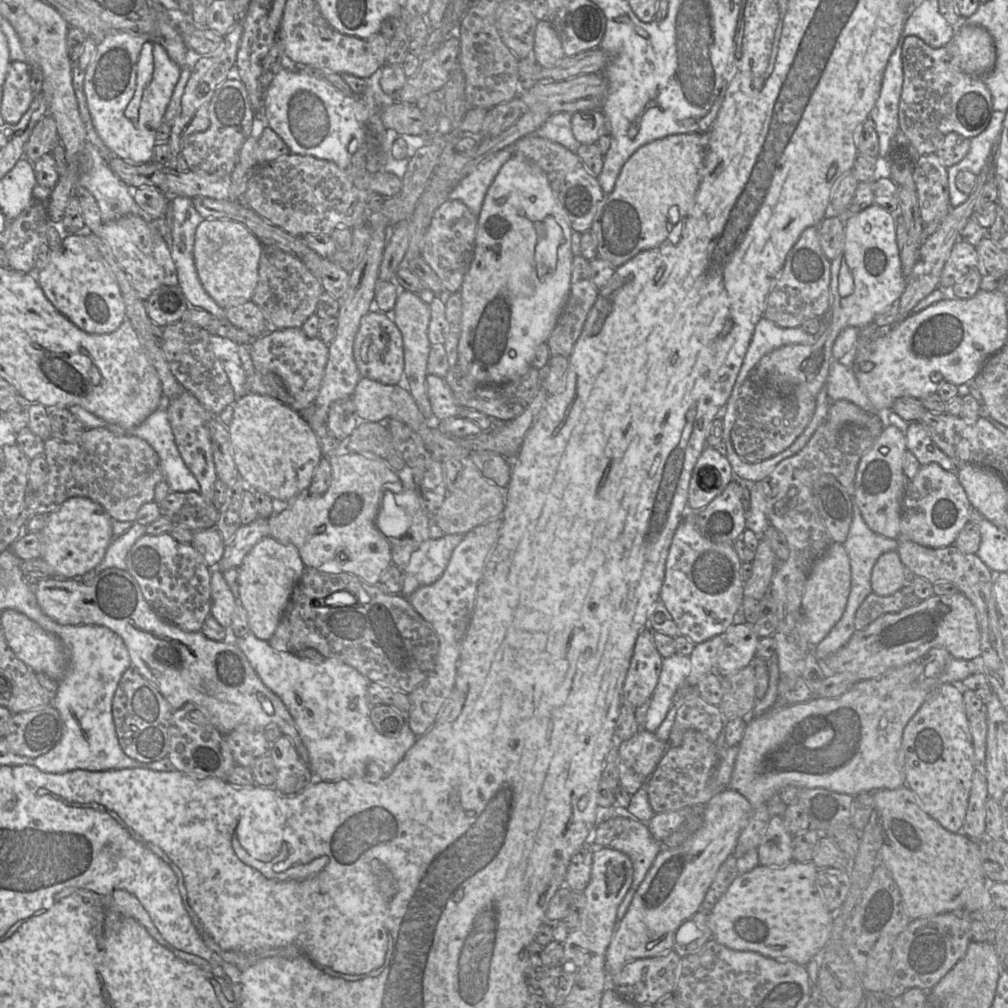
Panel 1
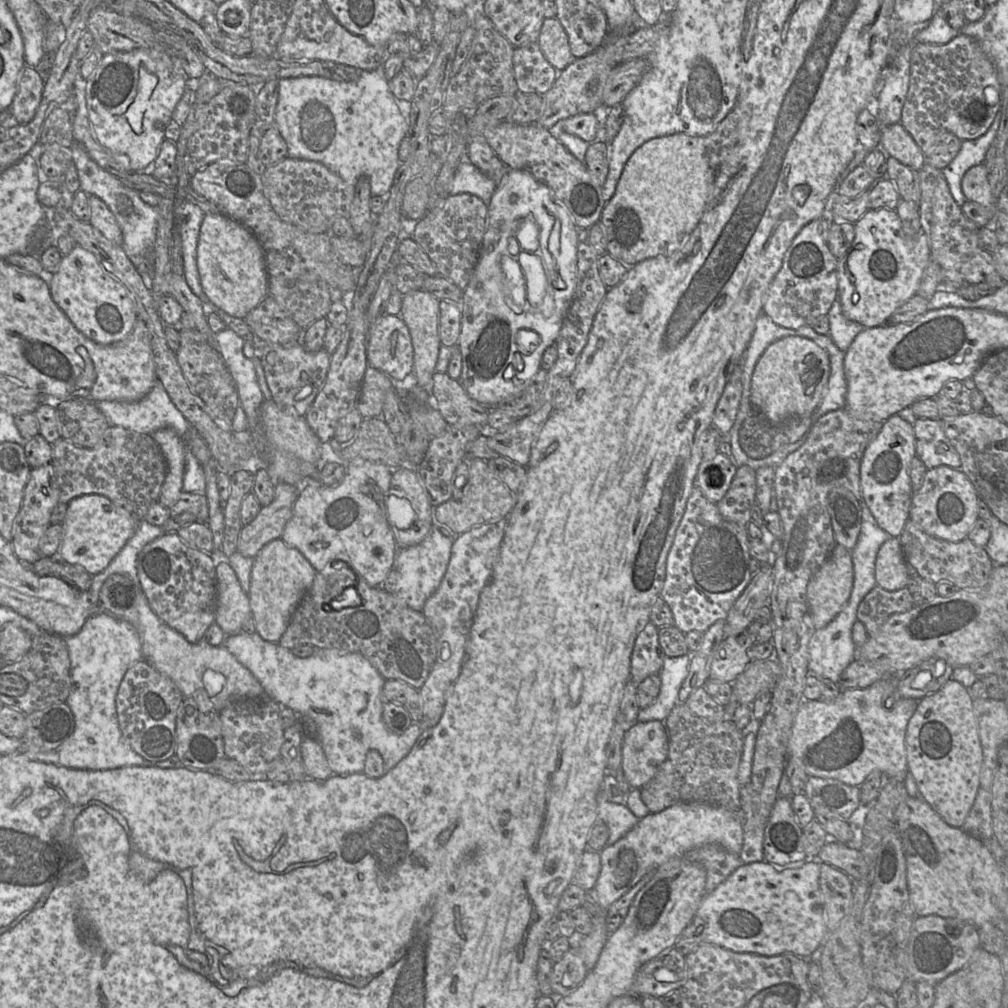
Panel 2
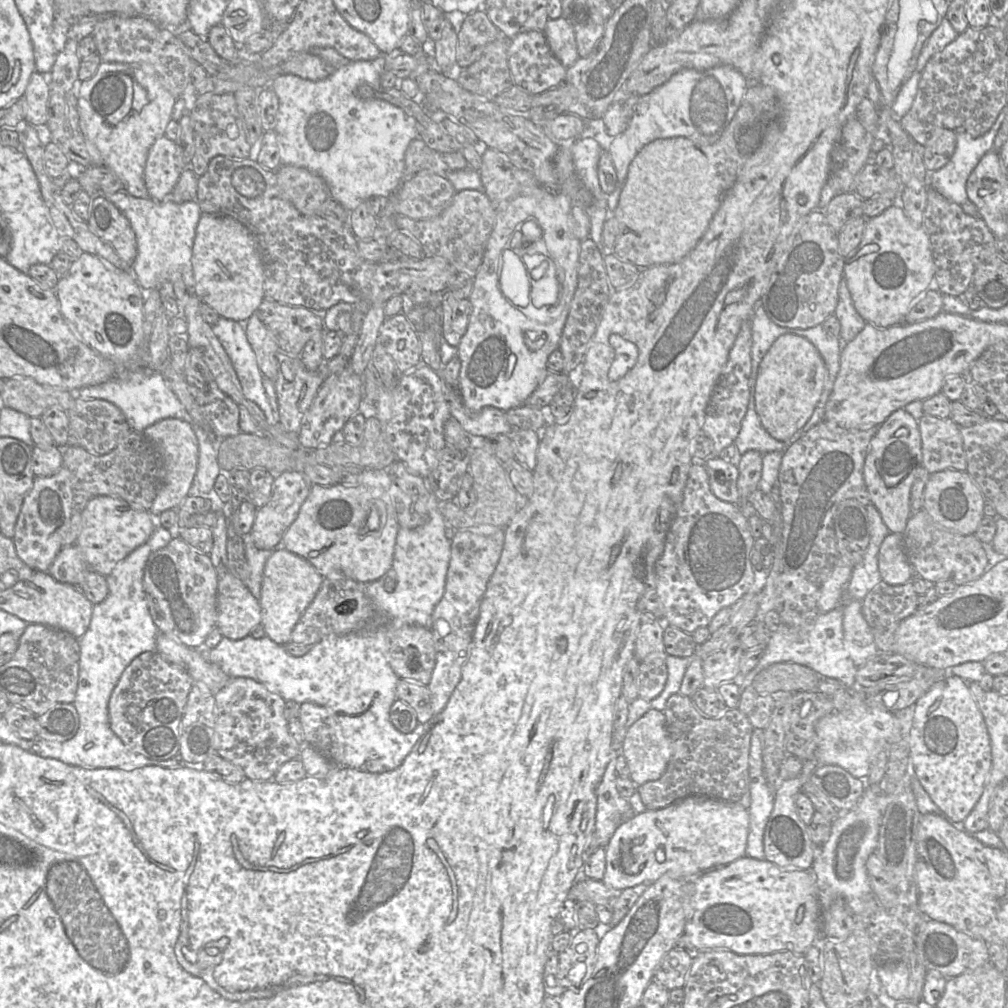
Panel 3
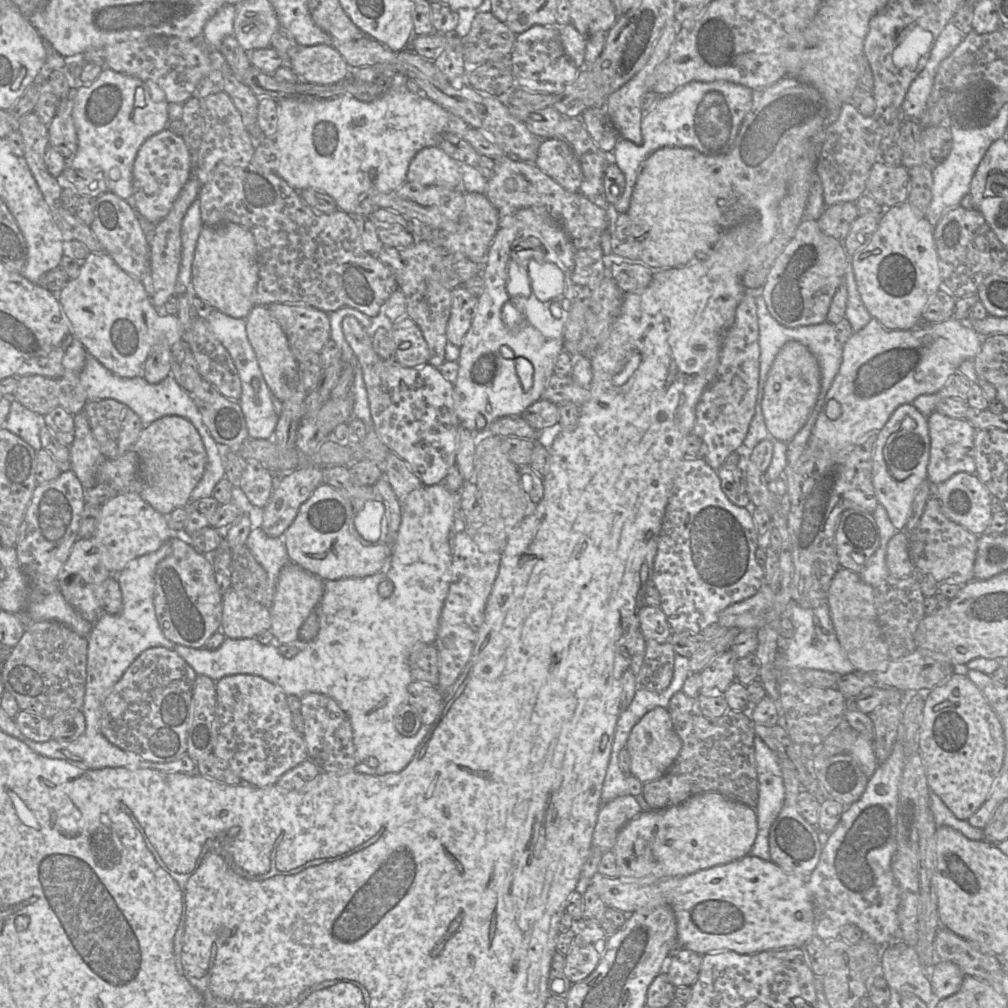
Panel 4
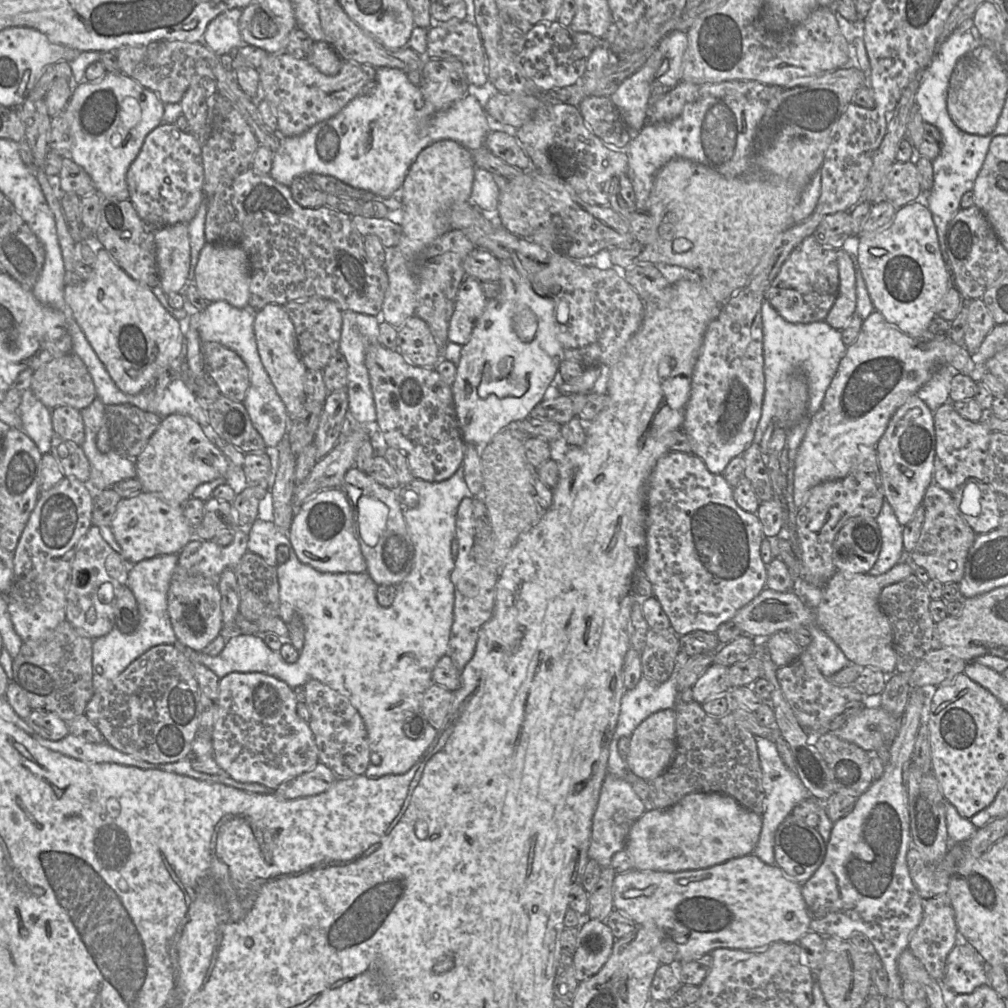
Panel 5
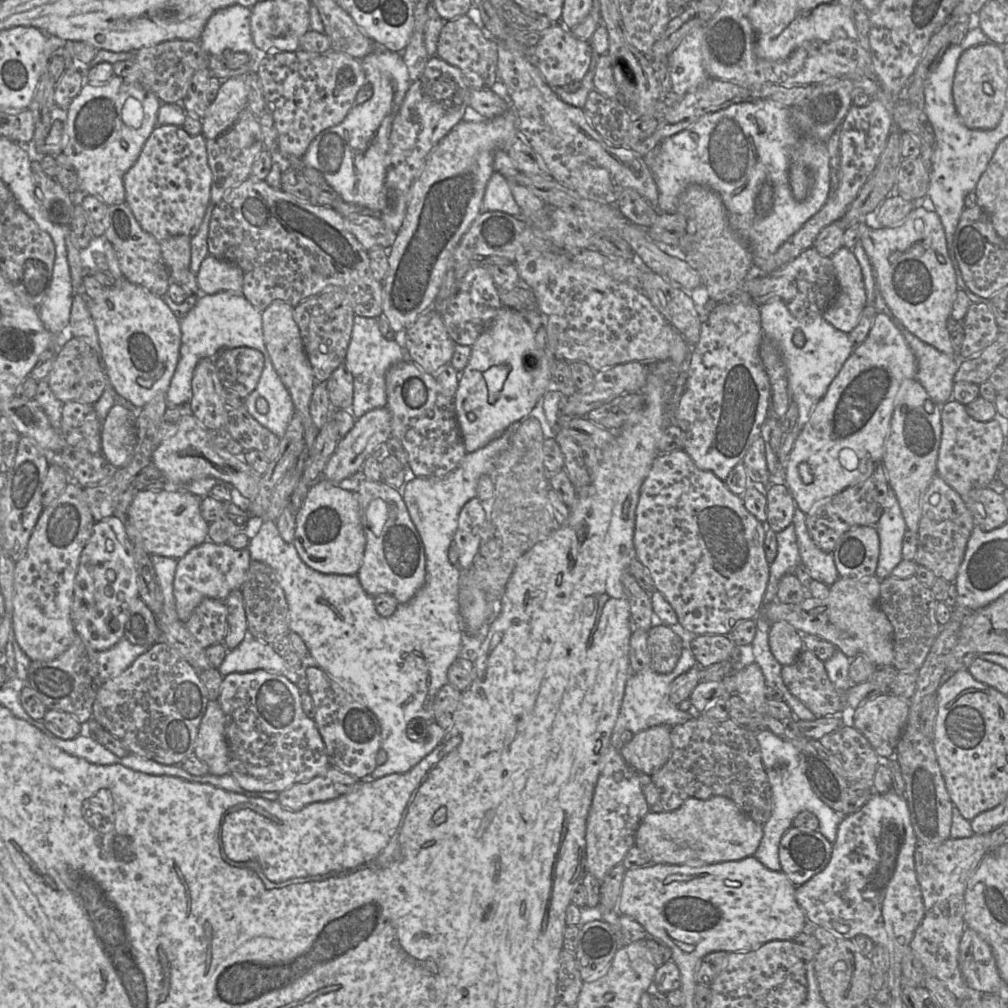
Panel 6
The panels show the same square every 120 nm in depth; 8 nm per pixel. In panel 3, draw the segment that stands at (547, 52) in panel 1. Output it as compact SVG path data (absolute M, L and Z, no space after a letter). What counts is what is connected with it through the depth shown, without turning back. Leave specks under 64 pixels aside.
M565 18L548 19L543 31L548 46L561 64L568 68L579 58L575 32Z

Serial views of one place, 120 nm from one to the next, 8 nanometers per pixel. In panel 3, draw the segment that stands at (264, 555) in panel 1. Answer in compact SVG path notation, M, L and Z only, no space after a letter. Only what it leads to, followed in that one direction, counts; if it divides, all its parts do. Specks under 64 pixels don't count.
M284 547L275 548L265 563L259 599L261 624L266 636L279 645L291 642L293 628L315 598L323 580L323 576L306 559Z

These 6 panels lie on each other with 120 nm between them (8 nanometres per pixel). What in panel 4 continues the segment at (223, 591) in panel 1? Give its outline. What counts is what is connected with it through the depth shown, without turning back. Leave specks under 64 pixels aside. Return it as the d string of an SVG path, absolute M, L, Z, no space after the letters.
M233 587L222 595L222 625L221 631L227 638L254 638L264 630L270 630L271 613L262 603L240 596Z

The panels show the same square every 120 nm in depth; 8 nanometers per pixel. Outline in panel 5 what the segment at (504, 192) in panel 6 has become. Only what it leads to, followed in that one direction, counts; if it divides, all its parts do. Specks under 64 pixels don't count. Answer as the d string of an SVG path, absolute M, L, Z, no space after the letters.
M476 167L470 196L472 205L484 214L495 215L499 194L500 189L493 178L493 174Z

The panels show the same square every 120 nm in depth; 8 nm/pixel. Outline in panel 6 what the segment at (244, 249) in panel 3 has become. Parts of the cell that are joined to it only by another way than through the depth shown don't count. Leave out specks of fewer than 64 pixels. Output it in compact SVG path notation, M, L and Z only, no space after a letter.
M208 254L197 273L197 283L202 294L215 294L221 291L242 293L243 272L236 264Z

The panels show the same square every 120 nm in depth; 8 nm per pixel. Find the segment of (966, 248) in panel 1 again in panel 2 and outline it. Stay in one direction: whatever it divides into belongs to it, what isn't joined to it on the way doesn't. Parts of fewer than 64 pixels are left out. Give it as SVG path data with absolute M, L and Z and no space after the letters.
M982 249L968 261L963 263L960 272L965 283L968 284L987 282L992 287L999 288L1006 283L996 270L993 255Z

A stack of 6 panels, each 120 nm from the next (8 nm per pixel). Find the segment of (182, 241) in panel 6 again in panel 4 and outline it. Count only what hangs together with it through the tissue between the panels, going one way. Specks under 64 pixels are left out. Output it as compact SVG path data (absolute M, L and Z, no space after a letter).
M191 175L181 189L168 215L159 221L152 230L152 240L150 242L150 272L154 285L154 293L151 296L151 302L156 309L163 306L170 296L175 295L182 256L182 220L194 200L199 198L201 186L197 178Z

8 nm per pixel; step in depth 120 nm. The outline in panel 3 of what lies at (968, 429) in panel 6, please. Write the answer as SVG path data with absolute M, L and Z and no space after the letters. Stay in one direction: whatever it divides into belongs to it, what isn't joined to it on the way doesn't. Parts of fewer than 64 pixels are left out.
M923 415L918 420L922 442L922 466L930 473L954 469L966 471L967 461L960 426L950 417Z

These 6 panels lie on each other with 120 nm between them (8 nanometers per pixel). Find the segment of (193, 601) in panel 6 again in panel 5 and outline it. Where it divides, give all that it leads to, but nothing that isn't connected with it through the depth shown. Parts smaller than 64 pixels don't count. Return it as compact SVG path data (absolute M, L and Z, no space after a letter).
M242 531L234 532L233 541L228 546L219 546L211 540L192 538L178 553L177 568L192 576L202 576L218 584L221 573L228 568L234 568L241 557L247 552L248 534Z

